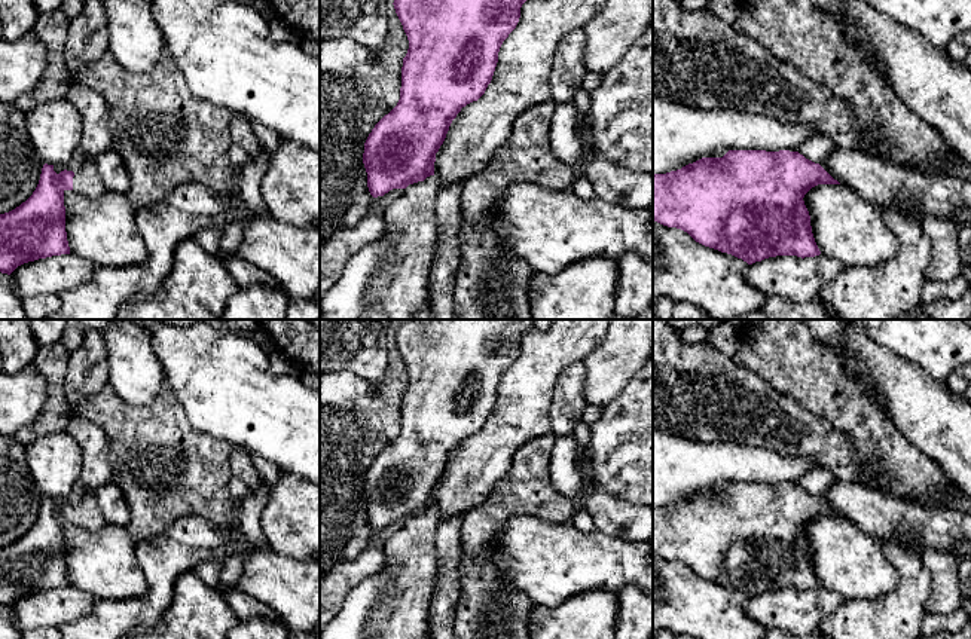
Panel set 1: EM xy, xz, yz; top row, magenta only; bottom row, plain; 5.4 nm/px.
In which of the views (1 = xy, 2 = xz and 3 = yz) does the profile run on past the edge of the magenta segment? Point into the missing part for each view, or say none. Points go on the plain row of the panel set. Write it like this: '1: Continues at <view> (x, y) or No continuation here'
1: Continues at xy (86, 513)
2: Continues at xz (411, 552)
3: No continuation here

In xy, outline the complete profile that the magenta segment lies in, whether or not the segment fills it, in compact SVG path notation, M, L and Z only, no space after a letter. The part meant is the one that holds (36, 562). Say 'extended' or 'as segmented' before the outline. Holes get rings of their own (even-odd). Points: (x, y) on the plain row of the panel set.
extended; M94 492L77 504L57 507L45 496L33 528L15 542L0 547L0 605L10 608L18 599L52 588L70 587L65 565L64 525L74 523L100 531L104 516Z

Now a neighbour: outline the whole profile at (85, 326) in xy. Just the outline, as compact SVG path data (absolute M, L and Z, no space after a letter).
M67 320L67 327L80 330L83 334L91 330L106 333L117 320Z

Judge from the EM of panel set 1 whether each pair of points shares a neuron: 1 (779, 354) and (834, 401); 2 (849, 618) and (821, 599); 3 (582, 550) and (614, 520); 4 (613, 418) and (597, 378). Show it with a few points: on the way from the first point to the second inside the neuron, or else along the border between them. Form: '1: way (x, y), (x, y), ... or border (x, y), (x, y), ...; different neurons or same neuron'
1: way (793, 360), (821, 388); same neuron
2: border (846, 599), (820, 623); different neurons
3: border (595, 529), (635, 541); different neurons
4: border (629, 378), (625, 387), (601, 407); different neurons

